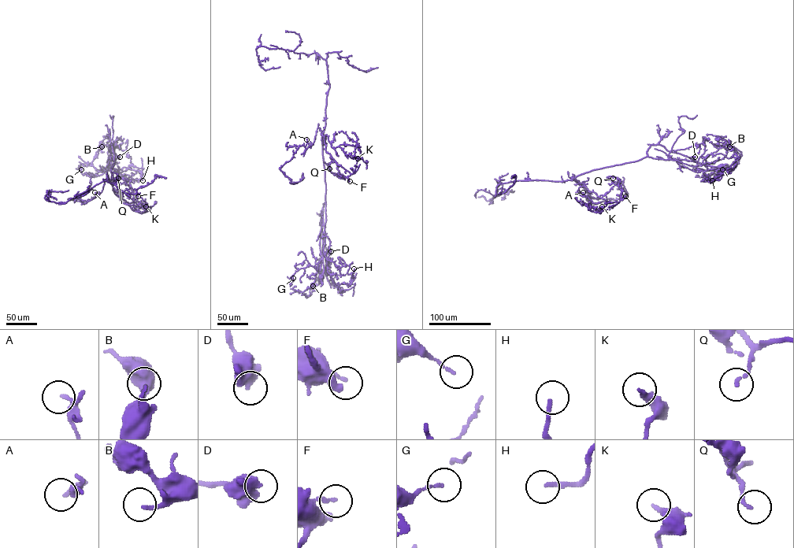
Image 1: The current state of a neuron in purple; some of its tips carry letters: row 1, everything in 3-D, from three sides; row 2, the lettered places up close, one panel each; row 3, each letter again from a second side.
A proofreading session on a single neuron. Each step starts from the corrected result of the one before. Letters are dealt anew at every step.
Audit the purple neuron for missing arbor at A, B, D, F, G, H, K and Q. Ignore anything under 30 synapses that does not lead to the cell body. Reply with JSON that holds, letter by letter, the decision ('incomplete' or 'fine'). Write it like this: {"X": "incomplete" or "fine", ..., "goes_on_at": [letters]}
{"A": "fine", "B": "fine", "D": "fine", "F": "fine", "G": "fine", "H": "incomplete", "K": "fine", "Q": "fine", "goes_on_at": ["H"]}

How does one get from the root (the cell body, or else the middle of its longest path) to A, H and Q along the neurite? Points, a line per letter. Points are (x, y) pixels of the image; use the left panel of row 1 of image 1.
A: (110, 165), (110, 144), (114, 161), (111, 179), (105, 179), (102, 191), (94, 198), (94, 192)
H: (110, 165), (110, 144), (114, 155), (113, 168), (115, 171), (124, 167), (139, 170), (142, 180)
Q: (110, 165), (110, 144), (114, 162), (109, 180), (114, 193), (128, 202), (139, 202), (124, 179), (118, 178)

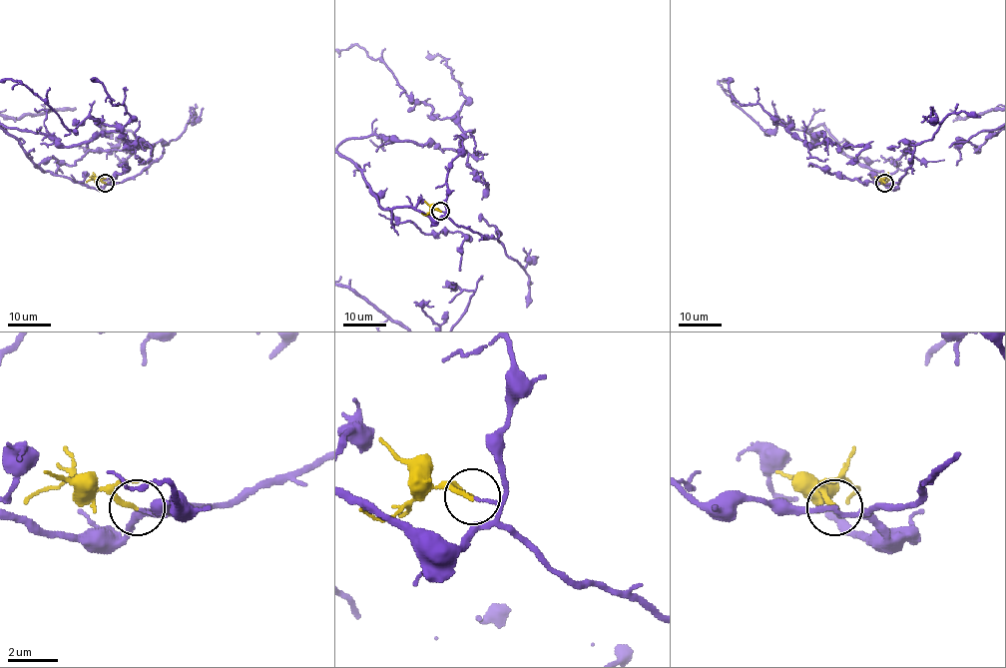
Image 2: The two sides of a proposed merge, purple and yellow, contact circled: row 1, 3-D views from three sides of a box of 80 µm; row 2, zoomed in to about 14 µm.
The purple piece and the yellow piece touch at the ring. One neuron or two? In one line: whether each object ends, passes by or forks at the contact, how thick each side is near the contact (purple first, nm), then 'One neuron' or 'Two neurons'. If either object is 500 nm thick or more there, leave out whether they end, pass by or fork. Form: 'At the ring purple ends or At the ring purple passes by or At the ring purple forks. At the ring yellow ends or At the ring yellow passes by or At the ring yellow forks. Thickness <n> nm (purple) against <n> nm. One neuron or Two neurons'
At the ring purple ends. At the ring yellow ends. Thickness 100 nm (purple) against 200 nm. Two neurons

